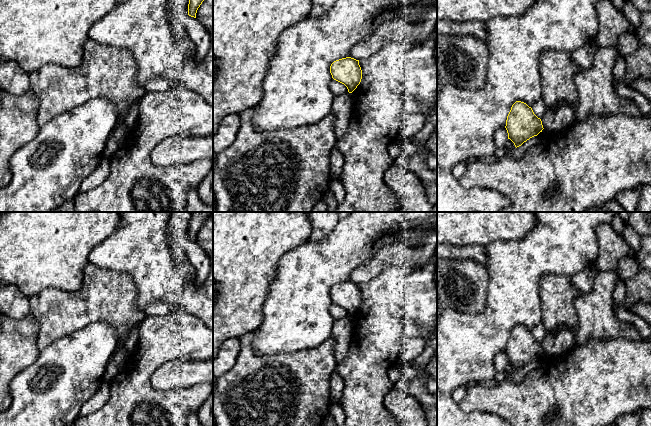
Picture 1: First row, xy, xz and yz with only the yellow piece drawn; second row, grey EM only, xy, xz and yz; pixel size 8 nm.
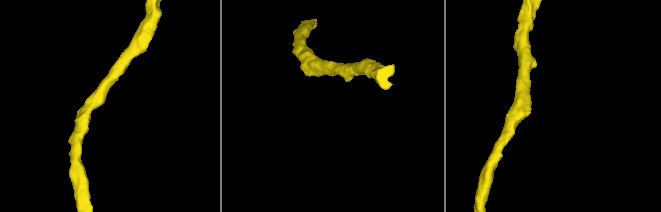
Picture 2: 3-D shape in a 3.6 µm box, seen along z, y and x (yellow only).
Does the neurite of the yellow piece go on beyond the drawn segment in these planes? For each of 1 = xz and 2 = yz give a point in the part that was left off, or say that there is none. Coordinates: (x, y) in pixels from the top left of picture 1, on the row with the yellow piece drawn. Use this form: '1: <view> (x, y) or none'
1: none
2: none

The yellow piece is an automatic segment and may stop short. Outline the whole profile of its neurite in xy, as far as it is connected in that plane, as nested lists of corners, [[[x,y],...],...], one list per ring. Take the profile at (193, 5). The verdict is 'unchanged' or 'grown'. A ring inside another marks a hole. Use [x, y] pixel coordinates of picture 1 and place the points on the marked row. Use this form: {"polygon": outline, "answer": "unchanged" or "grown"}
{"polygon": [[[189,0],[188,15],[196,18],[196,13],[204,0]]], "answer": "unchanged"}

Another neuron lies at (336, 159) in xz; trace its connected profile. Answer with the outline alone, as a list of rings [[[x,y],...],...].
[[[332,149],[329,155],[329,161],[330,161],[330,177],[331,179],[339,179],[343,165],[344,165],[344,157],[341,154],[340,151],[337,149]]]

